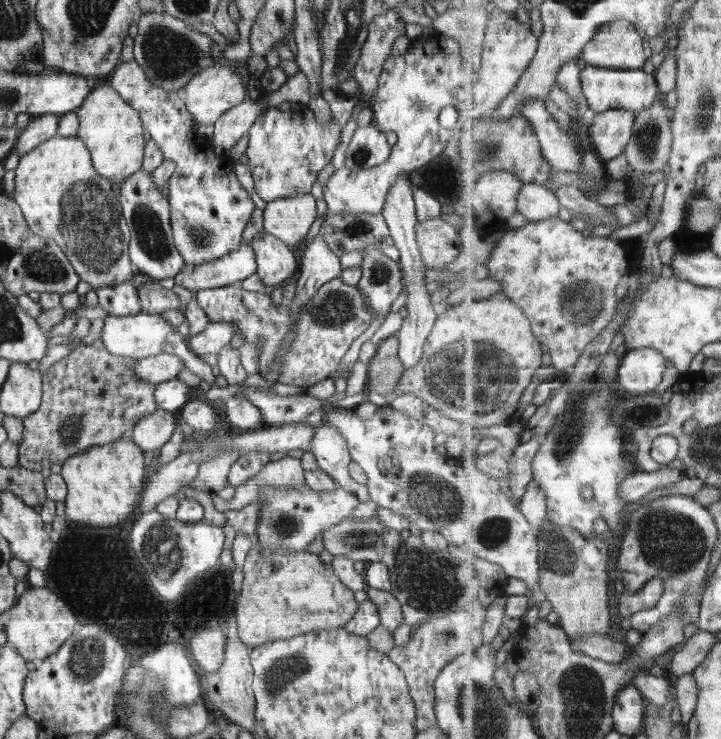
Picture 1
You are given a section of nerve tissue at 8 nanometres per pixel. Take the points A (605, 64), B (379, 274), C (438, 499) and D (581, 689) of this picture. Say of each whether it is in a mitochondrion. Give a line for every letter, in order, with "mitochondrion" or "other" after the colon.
A: other
B: mitochondrion
C: mitochondrion
D: mitochondrion

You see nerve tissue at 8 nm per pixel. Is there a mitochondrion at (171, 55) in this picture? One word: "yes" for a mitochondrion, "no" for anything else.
yes

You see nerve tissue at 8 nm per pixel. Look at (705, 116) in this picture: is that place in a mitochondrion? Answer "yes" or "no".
yes

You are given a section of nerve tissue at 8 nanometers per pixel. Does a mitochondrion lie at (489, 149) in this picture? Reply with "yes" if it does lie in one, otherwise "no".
yes

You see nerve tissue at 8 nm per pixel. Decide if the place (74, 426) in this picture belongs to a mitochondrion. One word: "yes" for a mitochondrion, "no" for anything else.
yes

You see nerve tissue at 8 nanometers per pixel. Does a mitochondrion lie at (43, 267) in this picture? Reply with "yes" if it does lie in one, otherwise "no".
yes

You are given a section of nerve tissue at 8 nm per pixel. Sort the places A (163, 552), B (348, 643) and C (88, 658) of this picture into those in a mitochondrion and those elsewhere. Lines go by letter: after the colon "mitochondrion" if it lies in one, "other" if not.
A: mitochondrion
B: other
C: mitochondrion

